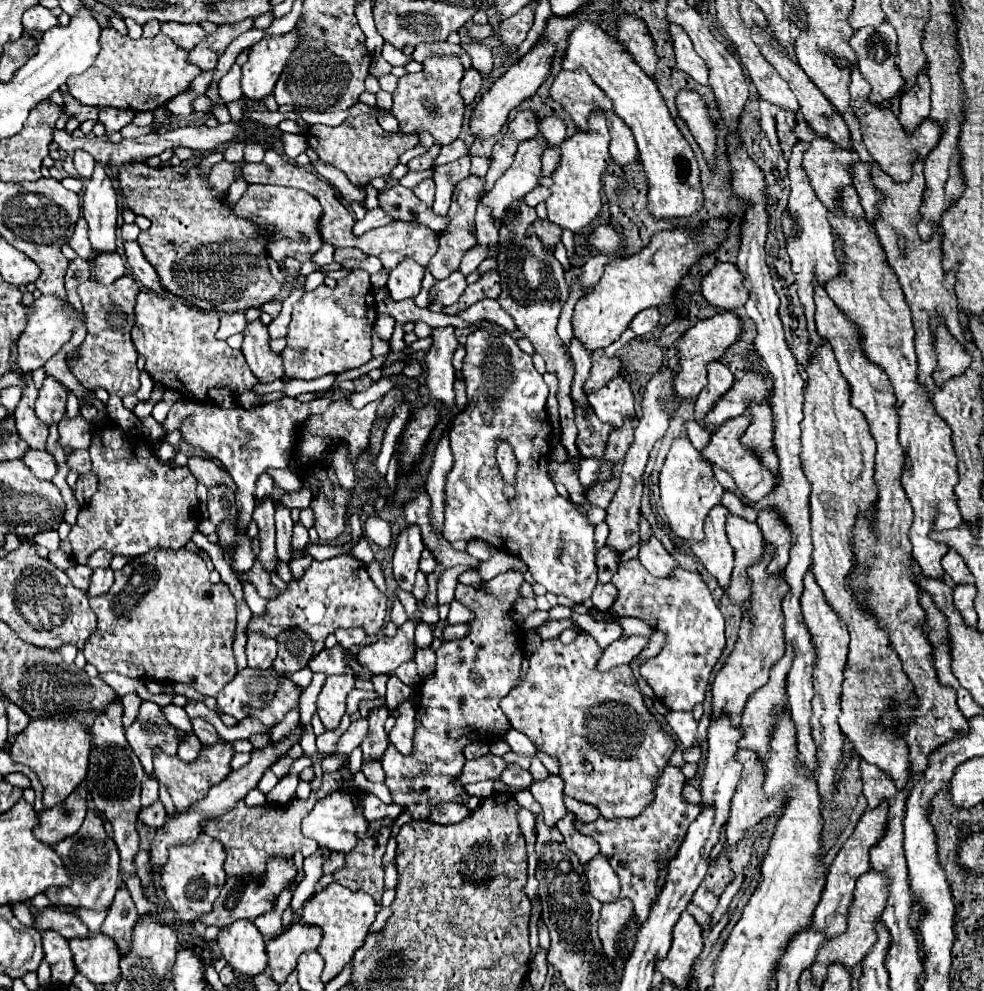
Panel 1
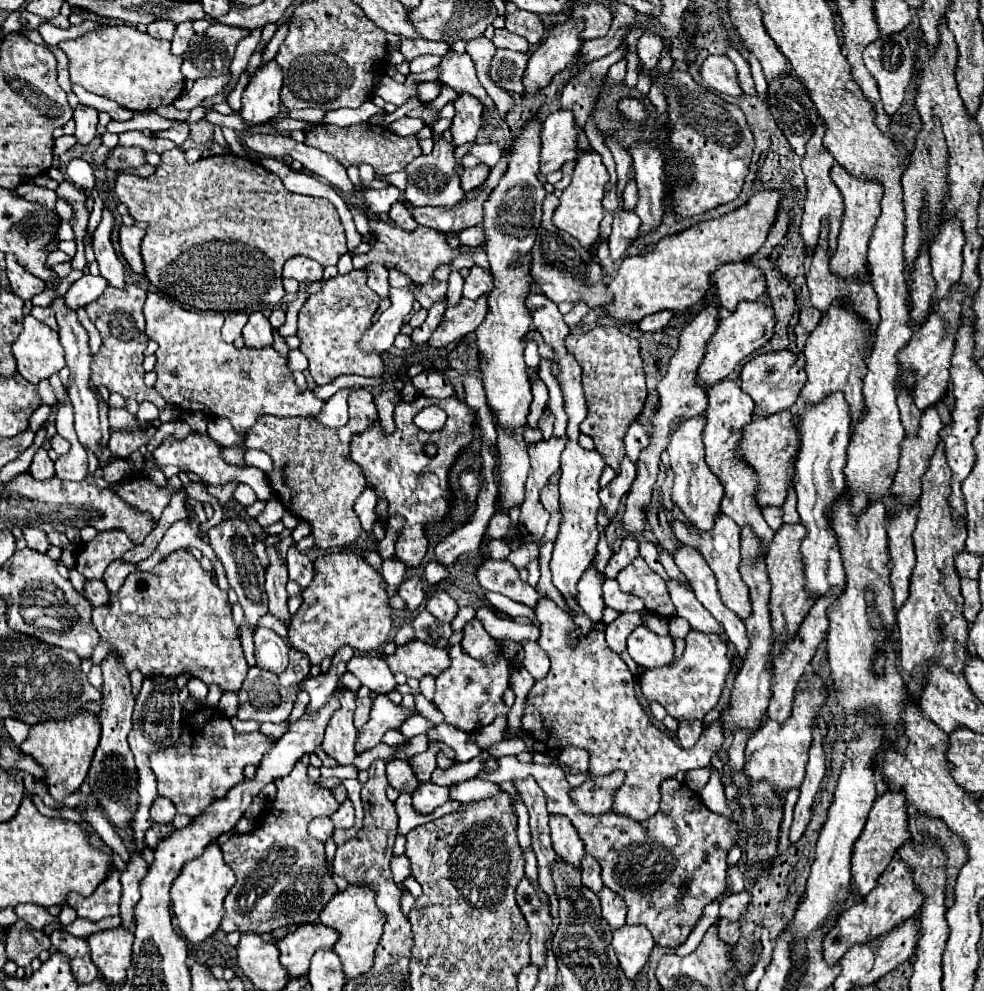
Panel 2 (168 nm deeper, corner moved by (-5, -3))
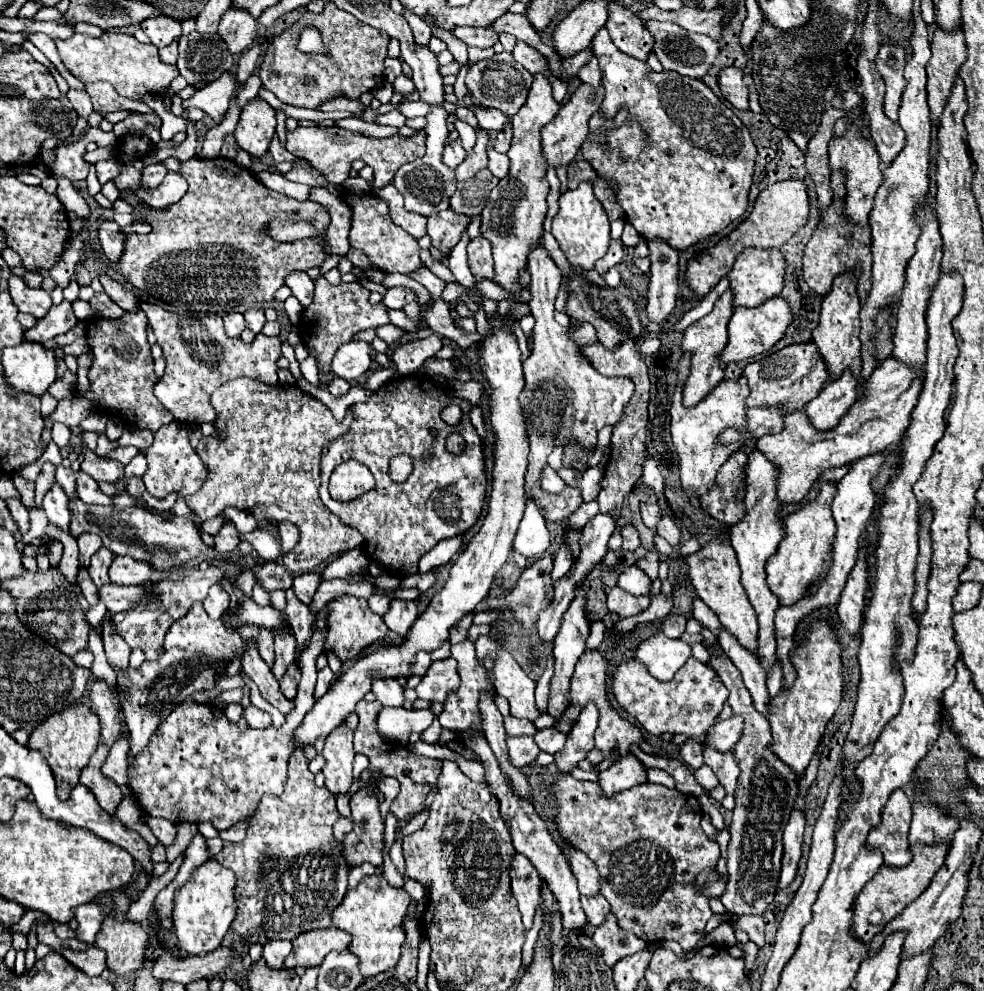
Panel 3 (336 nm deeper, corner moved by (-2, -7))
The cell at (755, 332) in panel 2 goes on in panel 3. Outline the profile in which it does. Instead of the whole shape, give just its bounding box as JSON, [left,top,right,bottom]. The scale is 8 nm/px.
[720,296,794,364]

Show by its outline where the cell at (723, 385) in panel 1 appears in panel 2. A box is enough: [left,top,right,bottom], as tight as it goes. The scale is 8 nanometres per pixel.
[703,378,775,554]

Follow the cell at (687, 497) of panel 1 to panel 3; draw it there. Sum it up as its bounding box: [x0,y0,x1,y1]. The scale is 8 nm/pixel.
[670,352,750,496]

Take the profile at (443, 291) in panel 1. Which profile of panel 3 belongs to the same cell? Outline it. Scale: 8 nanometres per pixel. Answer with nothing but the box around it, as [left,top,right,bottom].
[382,286,416,310]

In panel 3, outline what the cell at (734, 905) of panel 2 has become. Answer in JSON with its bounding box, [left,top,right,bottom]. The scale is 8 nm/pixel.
[736,916,766,948]

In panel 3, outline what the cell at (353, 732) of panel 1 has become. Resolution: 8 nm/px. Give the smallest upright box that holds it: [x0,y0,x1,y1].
[378,708,434,744]

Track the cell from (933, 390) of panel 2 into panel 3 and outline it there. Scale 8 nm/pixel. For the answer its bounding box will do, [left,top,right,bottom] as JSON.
[756,358,922,504]

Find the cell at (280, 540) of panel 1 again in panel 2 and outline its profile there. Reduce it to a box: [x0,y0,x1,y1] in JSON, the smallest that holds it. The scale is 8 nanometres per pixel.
[287,544,313,588]

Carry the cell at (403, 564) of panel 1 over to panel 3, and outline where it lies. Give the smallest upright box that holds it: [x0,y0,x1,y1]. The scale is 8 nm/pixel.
[384,600,418,636]

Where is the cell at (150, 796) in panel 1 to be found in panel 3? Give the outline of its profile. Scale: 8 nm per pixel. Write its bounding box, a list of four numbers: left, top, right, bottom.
[146,818,176,848]

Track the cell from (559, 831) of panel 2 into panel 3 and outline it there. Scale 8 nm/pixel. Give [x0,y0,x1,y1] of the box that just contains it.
[566,844,600,896]

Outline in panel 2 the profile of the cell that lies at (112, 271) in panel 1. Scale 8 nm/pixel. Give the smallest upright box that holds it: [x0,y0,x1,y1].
[65,274,109,310]

